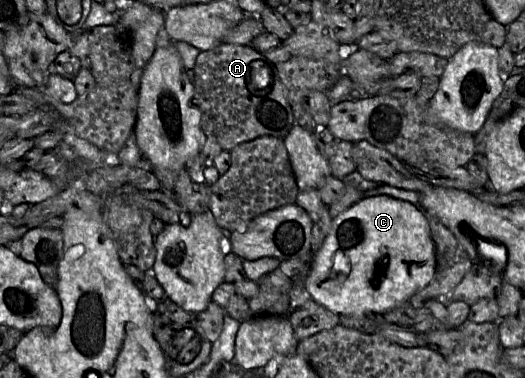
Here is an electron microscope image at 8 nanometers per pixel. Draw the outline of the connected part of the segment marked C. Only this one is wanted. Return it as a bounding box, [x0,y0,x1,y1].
[305,195,435,315]

